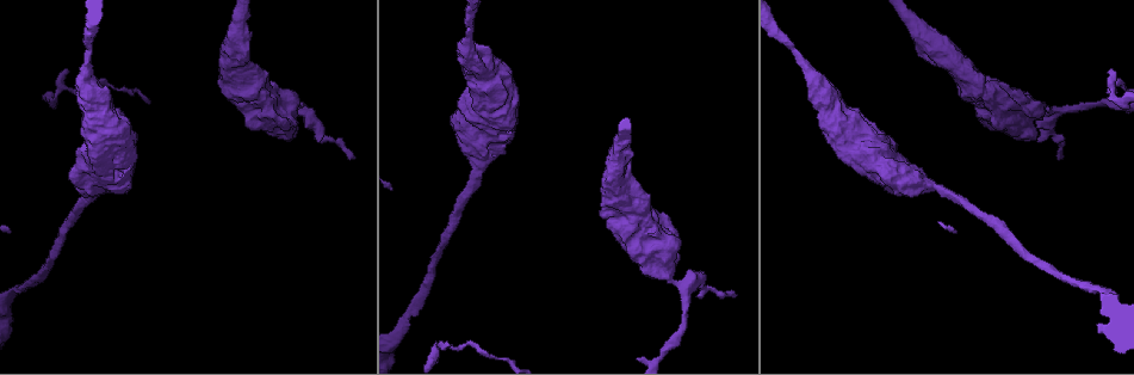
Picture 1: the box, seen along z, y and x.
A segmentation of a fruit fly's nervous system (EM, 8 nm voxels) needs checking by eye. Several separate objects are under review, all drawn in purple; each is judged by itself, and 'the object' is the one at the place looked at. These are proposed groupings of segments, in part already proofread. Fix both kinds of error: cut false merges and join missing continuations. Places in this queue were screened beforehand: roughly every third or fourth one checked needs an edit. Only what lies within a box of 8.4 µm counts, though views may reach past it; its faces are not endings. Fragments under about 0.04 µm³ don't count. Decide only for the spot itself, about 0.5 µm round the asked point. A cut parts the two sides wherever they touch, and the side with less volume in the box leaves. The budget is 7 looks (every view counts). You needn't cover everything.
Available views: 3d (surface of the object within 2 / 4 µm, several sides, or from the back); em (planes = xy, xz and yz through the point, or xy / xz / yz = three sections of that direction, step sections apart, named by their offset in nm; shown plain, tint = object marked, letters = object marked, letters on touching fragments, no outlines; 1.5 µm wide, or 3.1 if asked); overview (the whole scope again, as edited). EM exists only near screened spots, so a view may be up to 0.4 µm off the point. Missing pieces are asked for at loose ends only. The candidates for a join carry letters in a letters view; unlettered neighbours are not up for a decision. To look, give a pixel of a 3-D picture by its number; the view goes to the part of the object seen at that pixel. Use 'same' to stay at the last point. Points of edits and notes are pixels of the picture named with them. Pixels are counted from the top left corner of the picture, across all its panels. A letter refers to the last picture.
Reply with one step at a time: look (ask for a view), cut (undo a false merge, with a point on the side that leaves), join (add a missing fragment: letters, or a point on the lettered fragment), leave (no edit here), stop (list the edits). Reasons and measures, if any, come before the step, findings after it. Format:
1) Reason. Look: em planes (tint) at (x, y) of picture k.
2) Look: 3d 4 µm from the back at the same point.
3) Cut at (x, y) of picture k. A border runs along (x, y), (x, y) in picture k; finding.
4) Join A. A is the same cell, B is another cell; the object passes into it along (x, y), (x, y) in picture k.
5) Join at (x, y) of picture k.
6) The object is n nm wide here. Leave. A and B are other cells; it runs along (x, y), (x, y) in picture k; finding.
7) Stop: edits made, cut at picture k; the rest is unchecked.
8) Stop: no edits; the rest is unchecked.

Thin neck. Look: 3d 4 µm from the back at (472, 22) of picture 1.

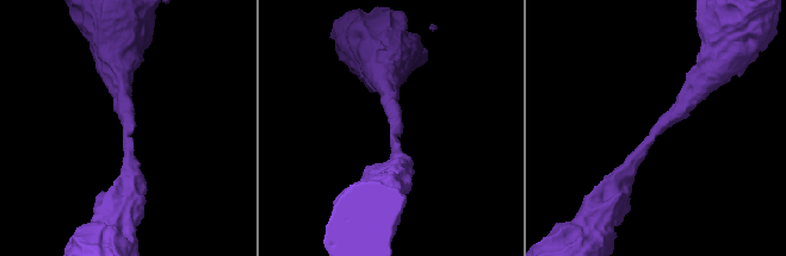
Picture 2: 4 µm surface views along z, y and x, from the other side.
Look: em planes (tint) at (653, 132) of picture 2.

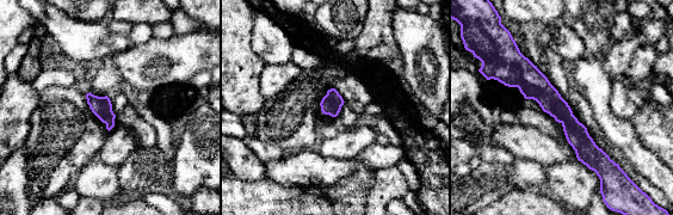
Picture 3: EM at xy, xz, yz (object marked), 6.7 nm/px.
What lies round it. Look: em planes (letters) at the same point.

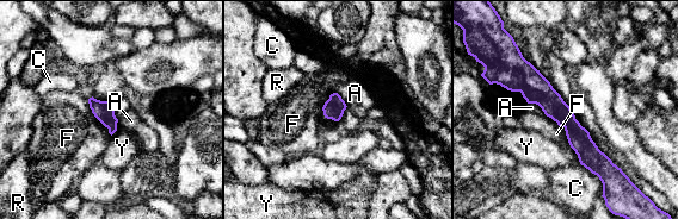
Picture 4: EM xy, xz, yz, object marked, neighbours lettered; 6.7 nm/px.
The object is 140 nm wide here. Leave. A, C, F, R and Y are other cells; it runs along (504, 76), (524, 77), (611, 167) in picture 4; all the same neuron.

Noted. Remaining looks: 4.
Calibre changes. Look: em xy step 4 (tint) at (235, 17) of picture 1.

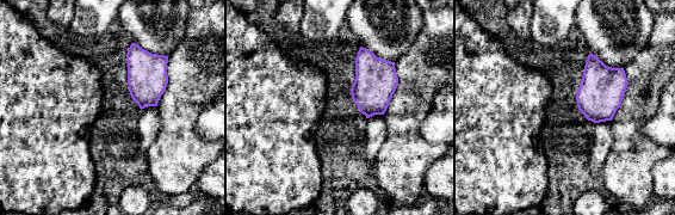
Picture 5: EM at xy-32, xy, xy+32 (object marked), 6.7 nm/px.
Another direction. Look: em planes (tint) at the same point.

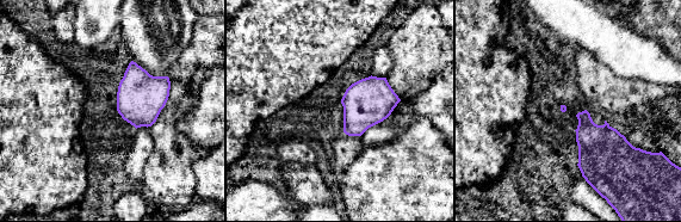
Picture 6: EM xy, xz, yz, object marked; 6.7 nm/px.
What lies round it. Look: em planes (letters) at the same point.

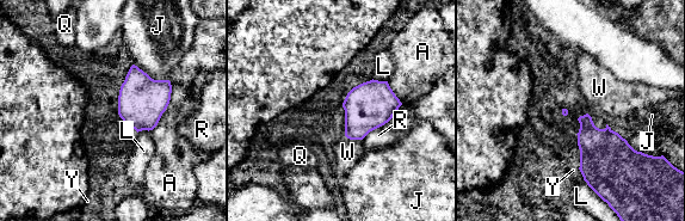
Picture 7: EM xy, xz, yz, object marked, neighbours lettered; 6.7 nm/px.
The longest contact is with A, 360 nm. Leave. A, J, L, Q, R, W and Y are other cells; a border runs along (345, 135), (352, 140), (362, 140) in picture 7; all the same neuron.

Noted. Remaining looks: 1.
Stop: no edits; the rest is unchecked.

